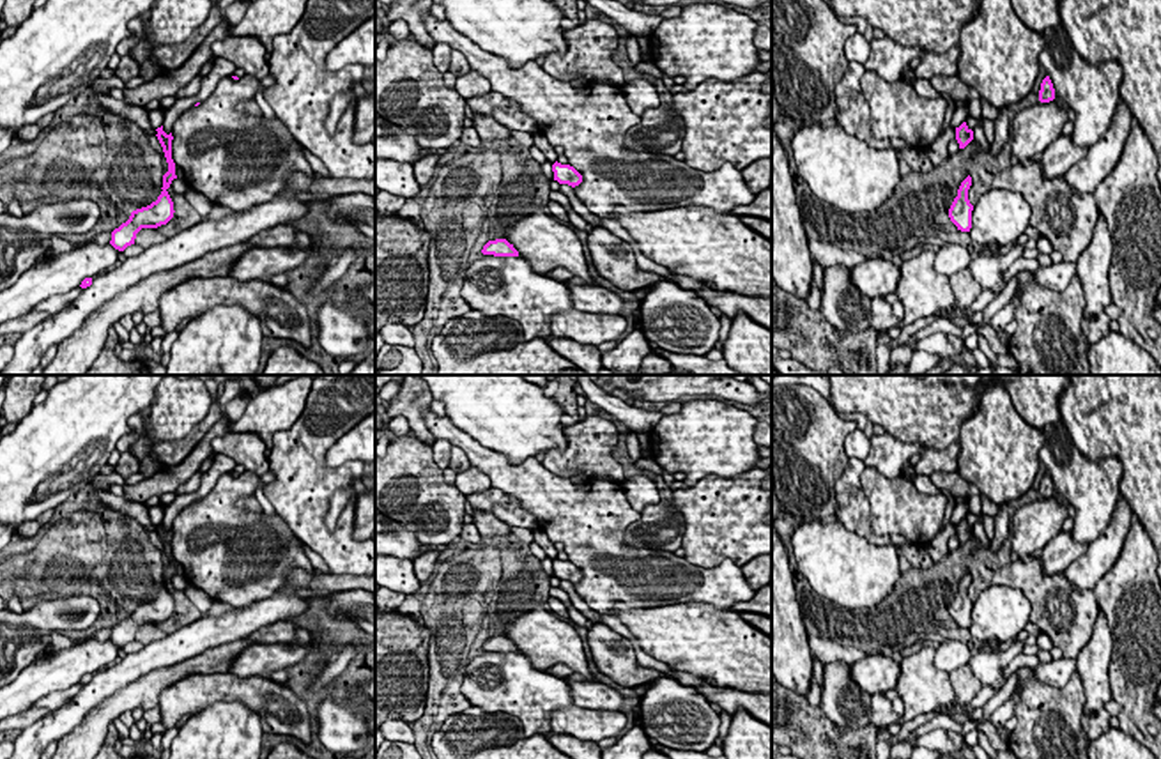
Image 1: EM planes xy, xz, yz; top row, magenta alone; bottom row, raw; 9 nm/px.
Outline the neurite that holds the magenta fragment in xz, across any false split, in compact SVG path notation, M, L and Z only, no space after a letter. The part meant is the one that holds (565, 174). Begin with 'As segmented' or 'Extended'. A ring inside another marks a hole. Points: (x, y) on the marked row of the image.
As segmented. M556 161L552 165L552 172L554 172L554 180L557 180L559 184L568 184L575 188L582 182L582 175L570 165L561 165Z

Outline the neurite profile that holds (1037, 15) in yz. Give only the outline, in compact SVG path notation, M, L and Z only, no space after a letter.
M1011 0L1016 16L1037 34L1062 23L1058 4L1060 0Z

